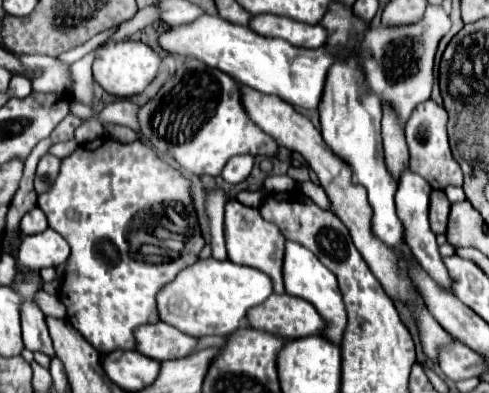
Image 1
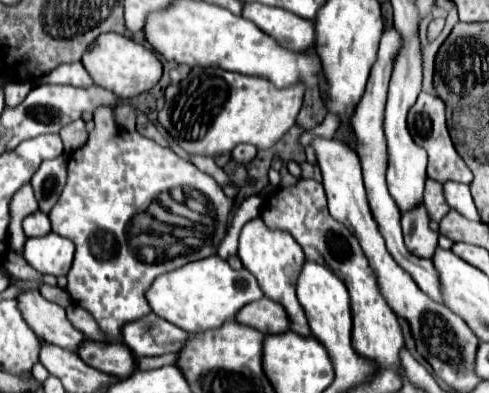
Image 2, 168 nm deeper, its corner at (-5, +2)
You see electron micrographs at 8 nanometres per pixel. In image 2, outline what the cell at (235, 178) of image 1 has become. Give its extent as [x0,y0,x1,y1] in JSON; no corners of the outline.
[231,144,257,166]

